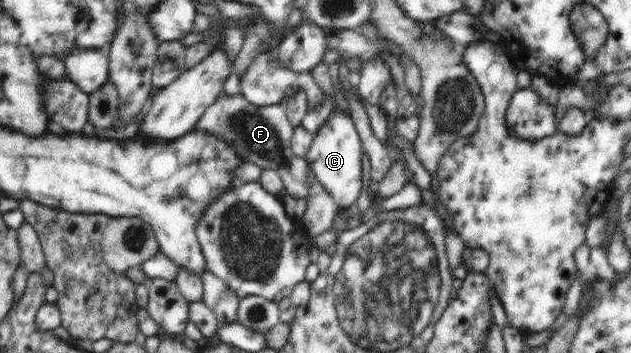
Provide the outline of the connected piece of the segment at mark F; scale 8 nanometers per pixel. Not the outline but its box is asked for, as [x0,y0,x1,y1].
[194,92,310,201]

